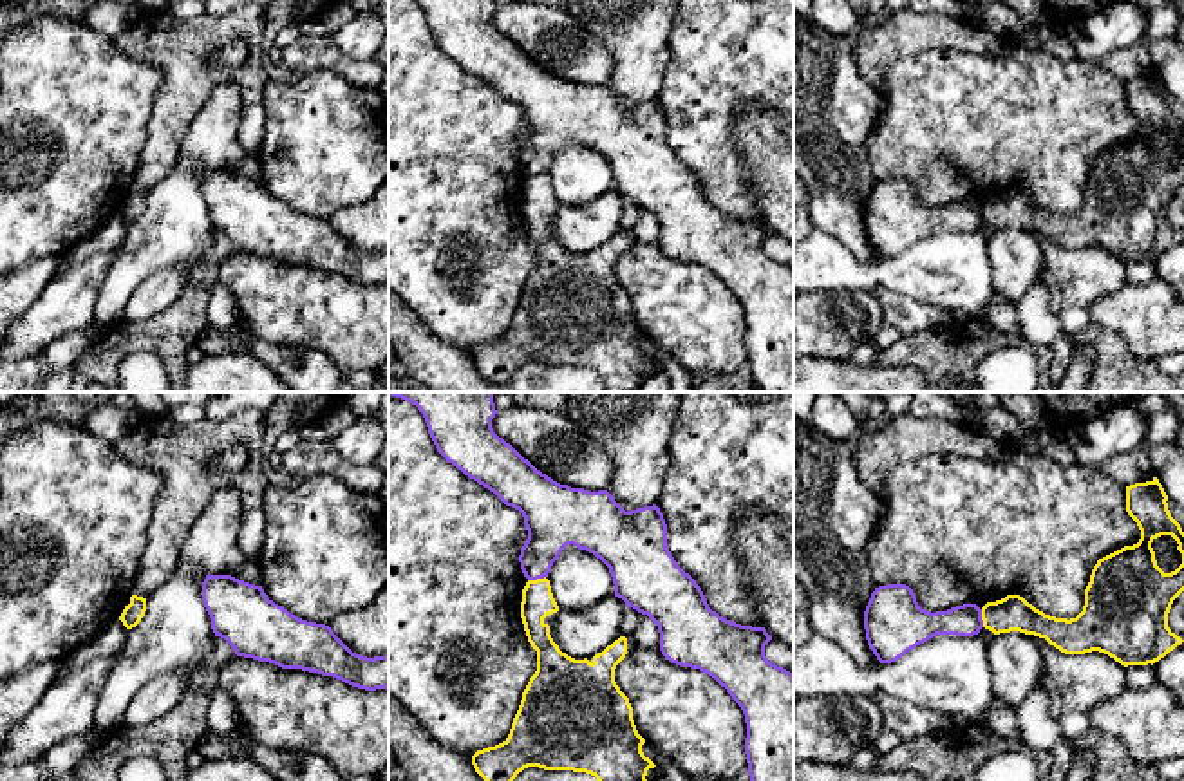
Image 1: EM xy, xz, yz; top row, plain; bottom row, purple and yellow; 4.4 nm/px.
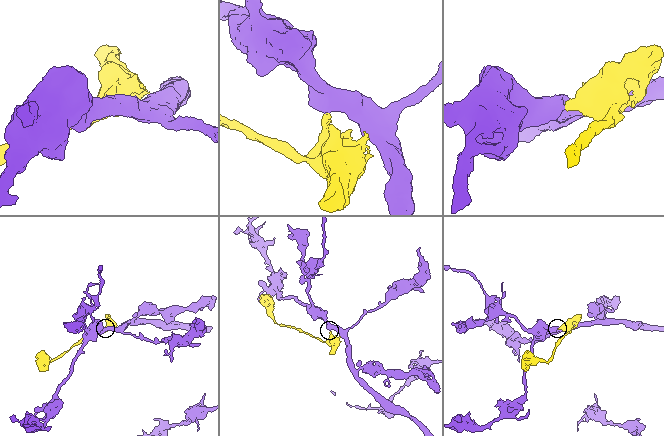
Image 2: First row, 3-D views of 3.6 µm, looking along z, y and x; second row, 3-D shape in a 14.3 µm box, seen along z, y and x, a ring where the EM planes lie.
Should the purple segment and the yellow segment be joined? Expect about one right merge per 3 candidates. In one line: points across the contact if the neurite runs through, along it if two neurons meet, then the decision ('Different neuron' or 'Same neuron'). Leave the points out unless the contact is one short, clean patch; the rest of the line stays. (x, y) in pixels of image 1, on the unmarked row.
Boundary: xz (545, 170), (528, 176). Different neuron

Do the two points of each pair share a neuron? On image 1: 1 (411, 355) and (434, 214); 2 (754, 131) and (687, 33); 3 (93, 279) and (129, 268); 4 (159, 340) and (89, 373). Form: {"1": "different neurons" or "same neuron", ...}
{"1": "different neurons", "2": "different neurons", "3": "different neurons", "4": "same neuron"}

